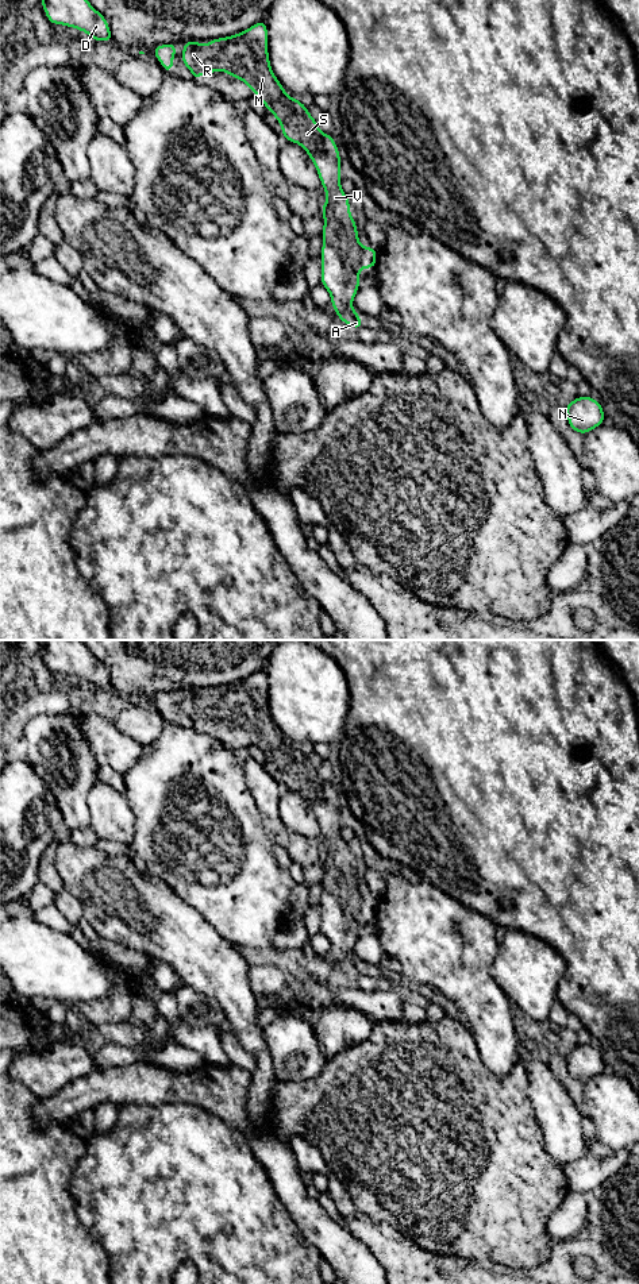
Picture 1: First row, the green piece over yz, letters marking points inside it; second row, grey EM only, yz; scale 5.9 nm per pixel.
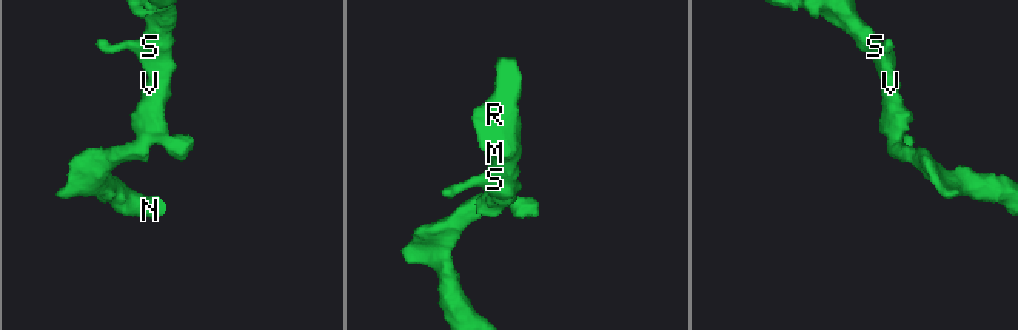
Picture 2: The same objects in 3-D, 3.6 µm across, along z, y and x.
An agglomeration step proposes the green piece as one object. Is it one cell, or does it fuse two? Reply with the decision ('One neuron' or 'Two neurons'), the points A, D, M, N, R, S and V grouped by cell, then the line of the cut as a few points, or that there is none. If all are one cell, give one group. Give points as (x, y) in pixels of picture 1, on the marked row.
One neuron. Groups: A D M N R S V. No split

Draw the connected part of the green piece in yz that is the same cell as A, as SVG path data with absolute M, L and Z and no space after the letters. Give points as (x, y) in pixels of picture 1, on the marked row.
M261 20L250 28L235 34L209 41L205 46L196 41L184 42L181 61L192 72L195 80L203 74L222 70L234 78L242 80L254 95L265 104L281 124L286 142L300 144L312 159L322 186L327 193L327 201L322 207L324 227L322 238L324 246L320 250L322 258L322 285L331 296L331 305L339 316L339 321L347 323L355 331L362 327L362 319L353 308L351 302L359 288L359 269L376 267L377 251L373 247L363 247L358 239L357 224L350 213L350 201L340 188L340 155L338 146L330 134L323 134L317 122L309 115L307 107L295 97L289 97L277 77L274 76L267 53L267 27Z

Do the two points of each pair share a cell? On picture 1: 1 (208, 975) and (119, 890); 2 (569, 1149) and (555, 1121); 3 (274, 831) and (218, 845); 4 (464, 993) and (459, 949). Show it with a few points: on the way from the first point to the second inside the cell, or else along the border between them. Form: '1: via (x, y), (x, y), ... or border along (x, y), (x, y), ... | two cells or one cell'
1: via (187, 953), (150, 917), (141, 912) | one cell
2: via (565, 1142), (562, 1128) | one cell
3: border along (256, 804), (262, 816), (265, 833), (272, 844) | two cells
4: via (464, 982), (459, 960) | one cell

